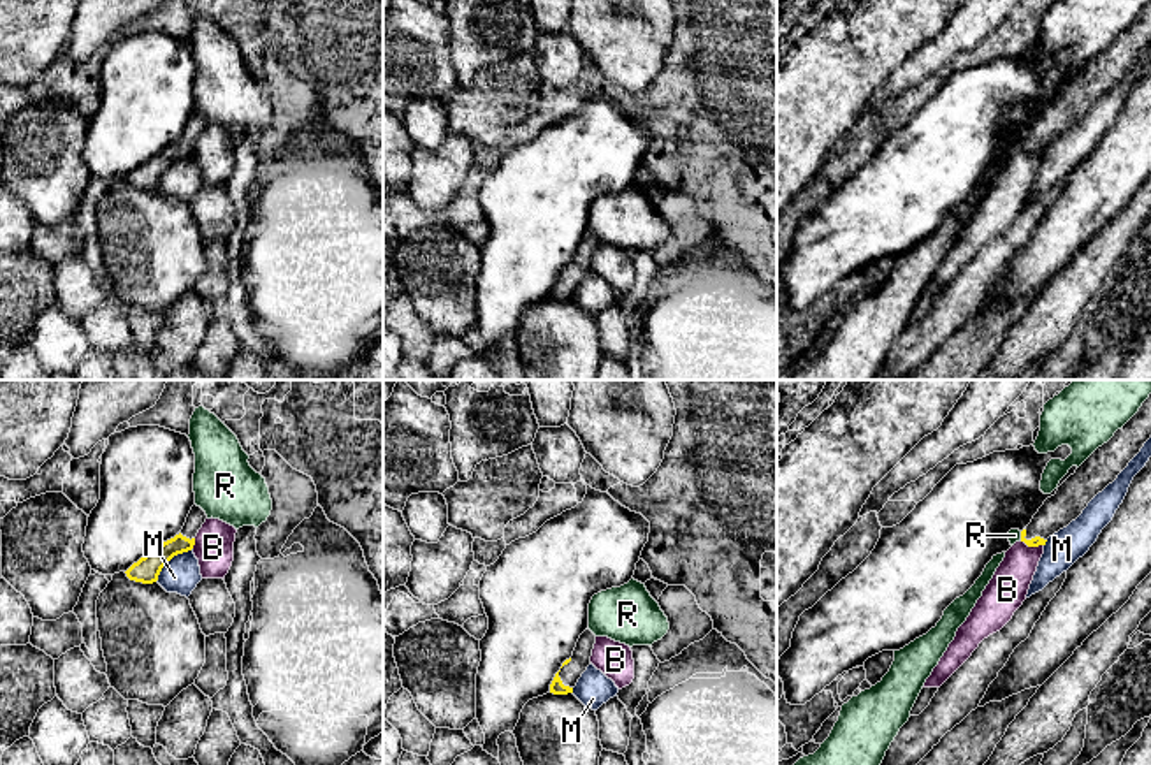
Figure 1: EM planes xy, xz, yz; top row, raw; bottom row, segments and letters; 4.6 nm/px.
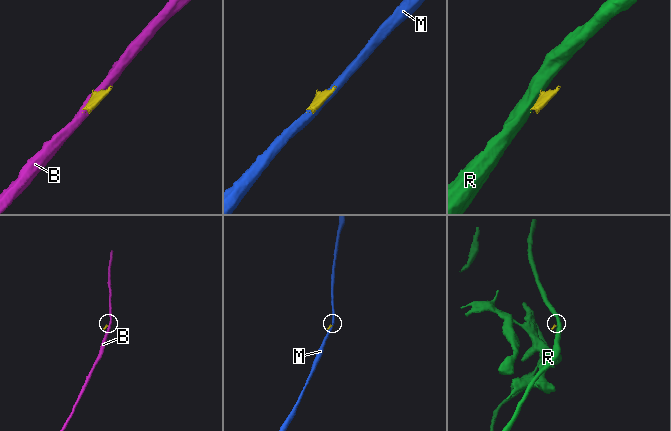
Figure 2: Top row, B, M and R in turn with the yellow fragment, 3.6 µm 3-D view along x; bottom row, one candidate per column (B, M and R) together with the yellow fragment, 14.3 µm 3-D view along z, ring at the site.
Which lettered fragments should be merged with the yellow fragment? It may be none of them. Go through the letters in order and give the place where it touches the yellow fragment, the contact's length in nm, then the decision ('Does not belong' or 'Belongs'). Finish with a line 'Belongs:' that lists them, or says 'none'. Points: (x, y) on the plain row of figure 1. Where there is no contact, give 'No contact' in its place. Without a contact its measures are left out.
B: Touches yellow at yz (1032, 152). Shared border 110 nm. Does not belong
M: Touches yellow at xy (171, 164). Shared border 240 nm. Does not belong
R: Touches yellow at yz (1021, 141). Shared border 40 nm. Does not belong
Belongs: none

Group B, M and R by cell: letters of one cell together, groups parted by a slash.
B / M / R

